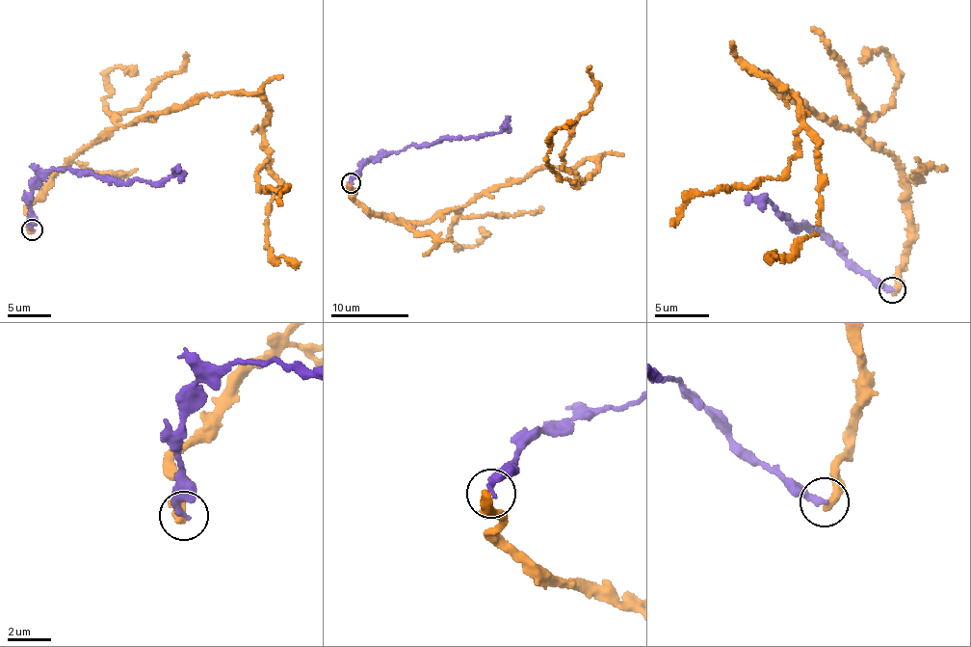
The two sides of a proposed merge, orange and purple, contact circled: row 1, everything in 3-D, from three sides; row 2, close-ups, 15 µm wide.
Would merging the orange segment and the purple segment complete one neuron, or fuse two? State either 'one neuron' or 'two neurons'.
two neurons

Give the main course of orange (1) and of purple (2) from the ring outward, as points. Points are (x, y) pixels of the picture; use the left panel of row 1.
1: (32, 229), (32, 200), (94, 140), (244, 91), (269, 114), (278, 190), (266, 248), (301, 261)
2: (32, 229), (28, 202), (51, 169), (92, 172), (125, 183), (142, 178), (160, 182), (181, 170)

